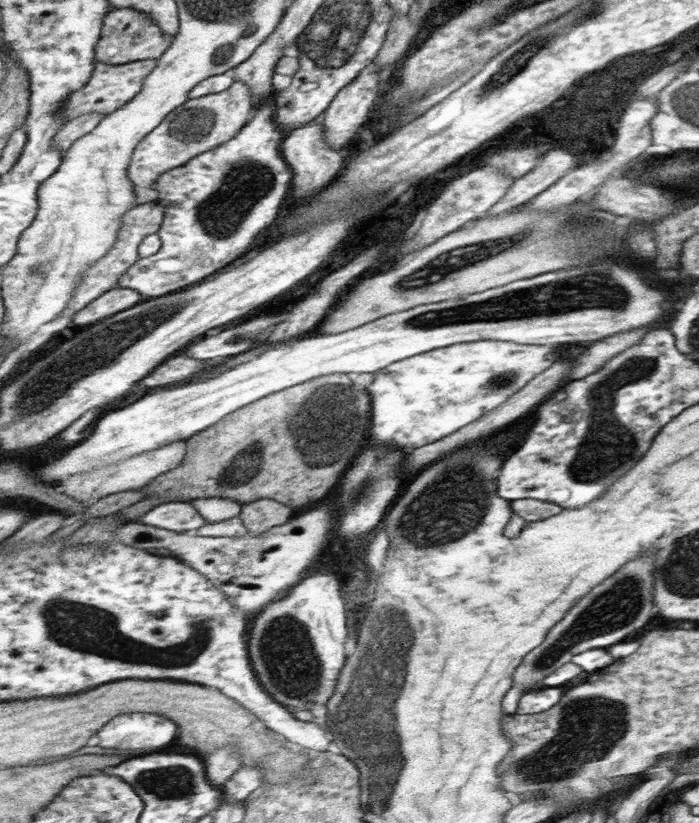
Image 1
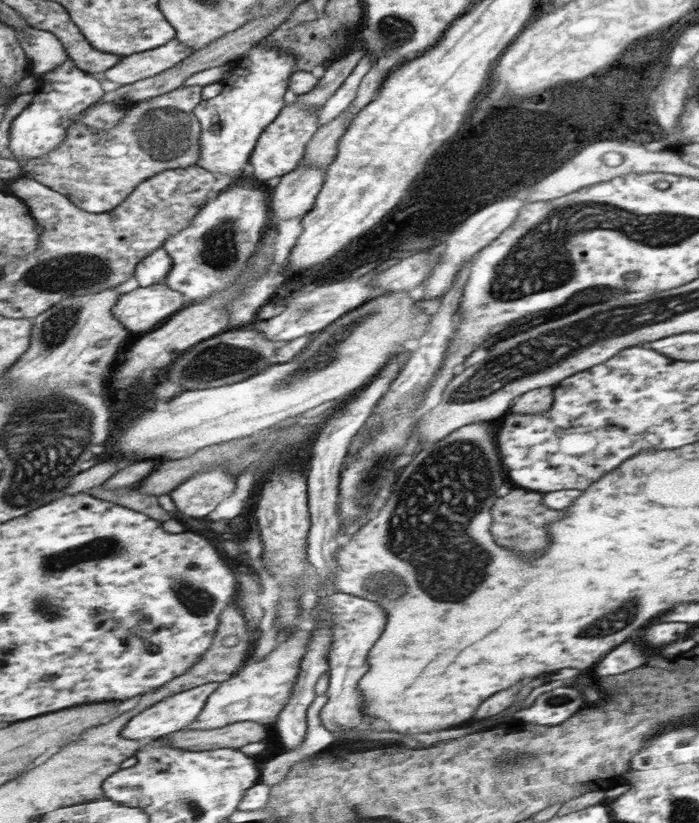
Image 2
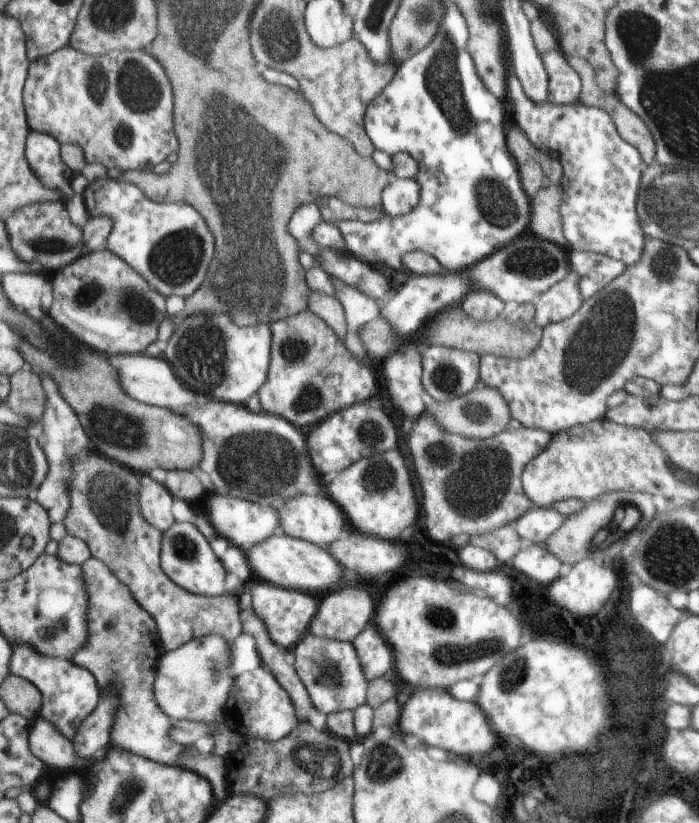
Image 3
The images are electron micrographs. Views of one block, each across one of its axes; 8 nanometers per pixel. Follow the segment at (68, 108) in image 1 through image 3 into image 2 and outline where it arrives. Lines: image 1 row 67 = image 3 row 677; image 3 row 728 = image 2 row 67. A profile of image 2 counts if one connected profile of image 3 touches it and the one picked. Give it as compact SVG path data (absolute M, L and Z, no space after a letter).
M173 39L153 51L123 57L120 64L105 71L101 77L121 85L130 85L177 66L194 54L191 49L179 39Z

